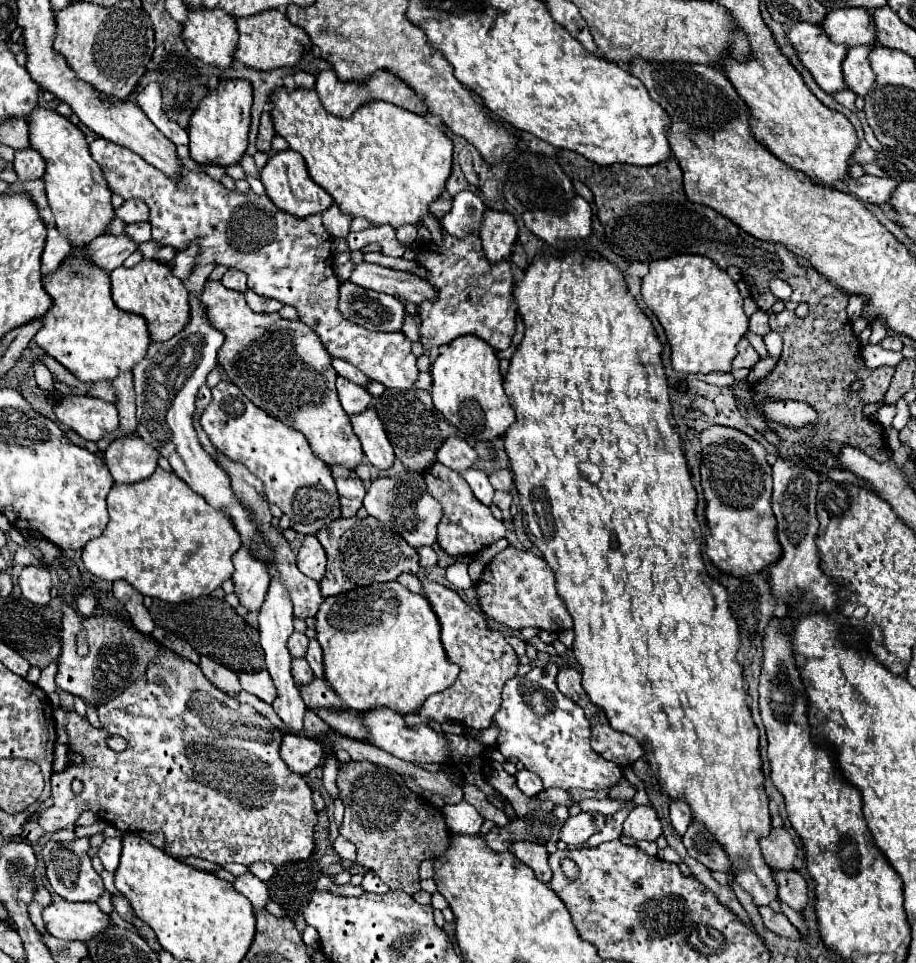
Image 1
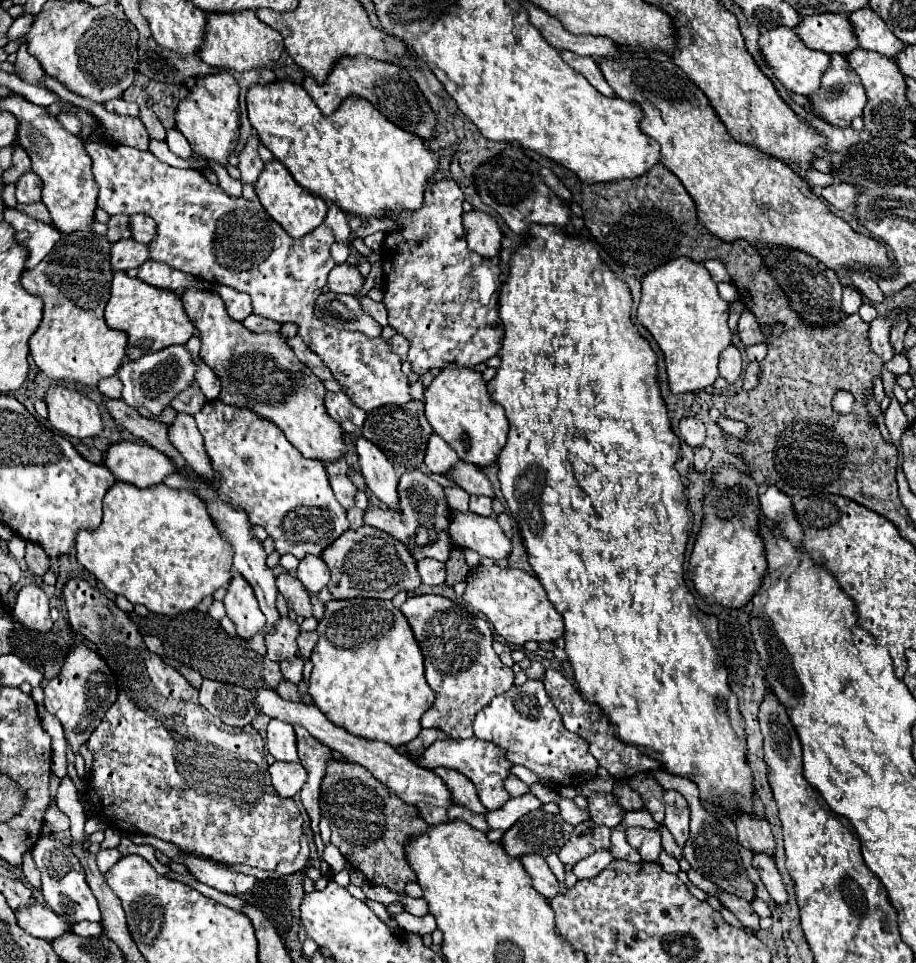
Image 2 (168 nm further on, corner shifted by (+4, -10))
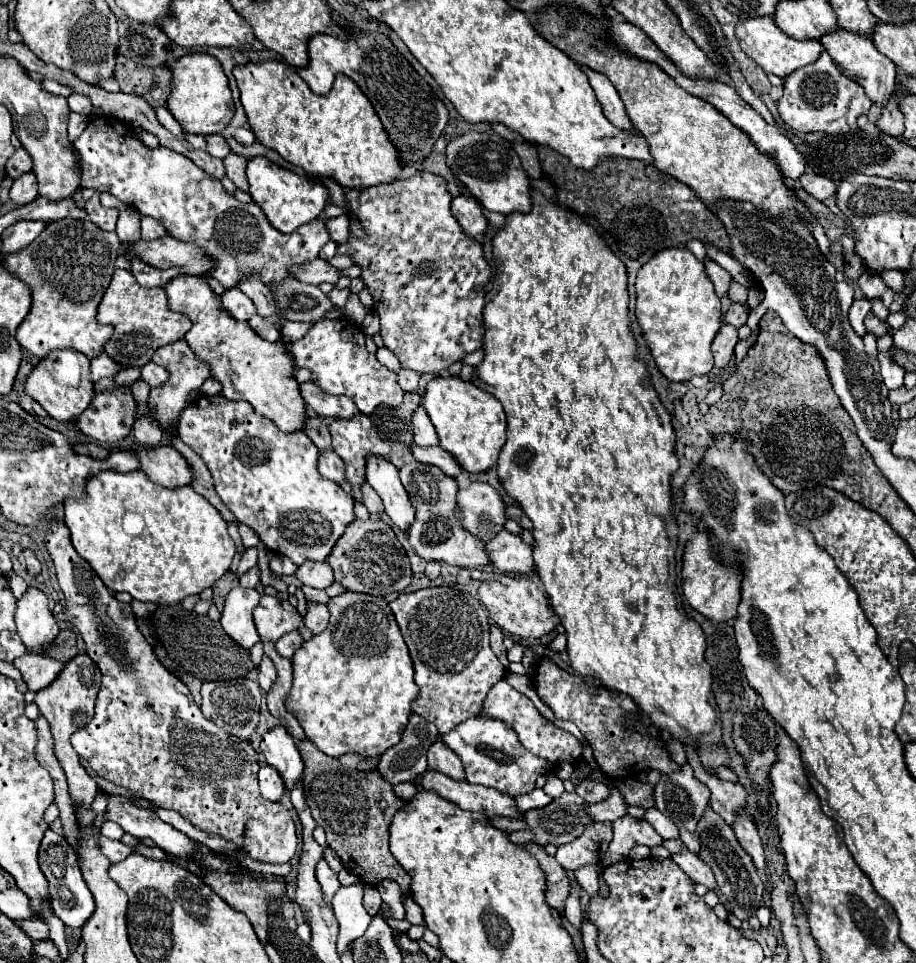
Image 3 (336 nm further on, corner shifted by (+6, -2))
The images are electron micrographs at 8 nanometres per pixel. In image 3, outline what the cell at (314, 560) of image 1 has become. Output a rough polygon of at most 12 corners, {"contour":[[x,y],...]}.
{"contour":[[308,561],[298,567],[302,585],[326,589],[334,583],[328,563]]}

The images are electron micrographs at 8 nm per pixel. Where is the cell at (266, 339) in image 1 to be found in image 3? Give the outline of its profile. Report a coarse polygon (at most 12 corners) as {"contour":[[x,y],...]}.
{"contour":[[172,277],[190,349],[222,395],[282,431],[304,399],[282,341],[236,321],[202,277]]}

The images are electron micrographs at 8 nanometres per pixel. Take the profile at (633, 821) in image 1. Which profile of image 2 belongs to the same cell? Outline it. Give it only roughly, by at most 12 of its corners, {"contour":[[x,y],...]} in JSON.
{"contour":[[626,829],[626,841],[642,855],[656,861],[662,851],[658,831]]}

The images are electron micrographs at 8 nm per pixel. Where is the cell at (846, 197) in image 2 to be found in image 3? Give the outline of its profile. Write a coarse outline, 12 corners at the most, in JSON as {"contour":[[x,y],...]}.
{"contour":[[804,173],[800,183],[814,199],[824,201],[836,185],[816,173]]}

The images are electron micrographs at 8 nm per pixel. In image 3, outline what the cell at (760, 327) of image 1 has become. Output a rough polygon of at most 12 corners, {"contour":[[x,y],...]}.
{"contour":[[732,303],[724,315],[724,323],[734,327],[748,319],[746,307]]}

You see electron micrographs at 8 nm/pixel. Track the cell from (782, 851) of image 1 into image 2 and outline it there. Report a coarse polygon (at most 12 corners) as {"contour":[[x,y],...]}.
{"contour":[[746,813],[732,819],[738,841],[752,853],[774,855],[768,821]]}

